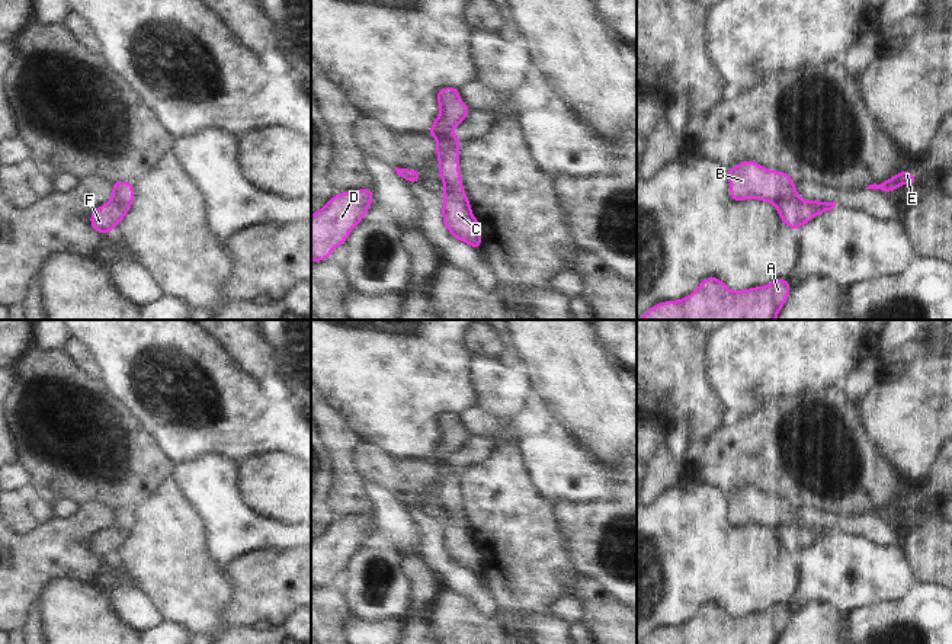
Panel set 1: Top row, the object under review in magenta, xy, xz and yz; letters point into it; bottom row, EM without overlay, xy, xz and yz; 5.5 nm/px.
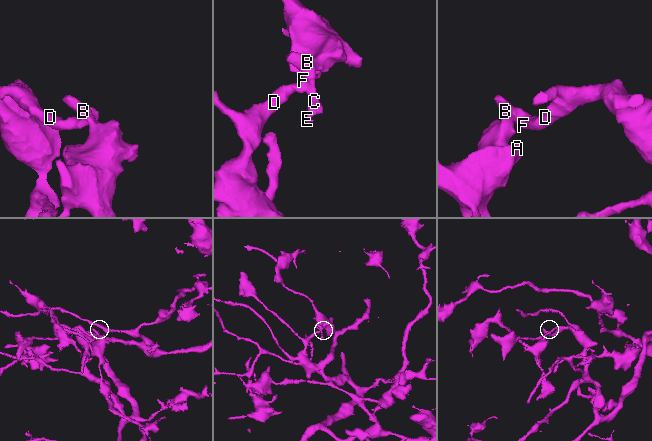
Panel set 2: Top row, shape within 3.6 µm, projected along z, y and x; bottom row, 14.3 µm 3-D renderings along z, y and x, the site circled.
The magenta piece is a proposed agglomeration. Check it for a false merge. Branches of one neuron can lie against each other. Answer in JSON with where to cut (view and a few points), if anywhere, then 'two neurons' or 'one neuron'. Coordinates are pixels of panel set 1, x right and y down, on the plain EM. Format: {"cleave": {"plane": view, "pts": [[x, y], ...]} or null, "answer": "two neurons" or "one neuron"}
{"cleave": {"plane": "yz", "pts": [[775, 529], [784, 525], [803, 525], [811, 532], [814, 541]]}, "answer": "two neurons"}

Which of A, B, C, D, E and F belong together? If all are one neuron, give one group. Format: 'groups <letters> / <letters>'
groups A B C E / D F

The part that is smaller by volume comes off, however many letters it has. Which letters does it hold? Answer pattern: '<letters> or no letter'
A, B, C, E

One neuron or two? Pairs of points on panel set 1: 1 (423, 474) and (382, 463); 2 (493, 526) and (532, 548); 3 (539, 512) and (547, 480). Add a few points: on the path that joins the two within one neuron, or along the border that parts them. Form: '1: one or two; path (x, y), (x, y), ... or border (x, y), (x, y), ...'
1: one; path (413, 474), (393, 473)
2: one; path (503, 526), (507, 526), (522, 541)
3: two; border (523, 468), (532, 486), (551, 506)

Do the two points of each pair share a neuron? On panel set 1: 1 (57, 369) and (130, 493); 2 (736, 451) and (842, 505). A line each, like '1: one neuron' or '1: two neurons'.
1: one neuron
2: one neuron

